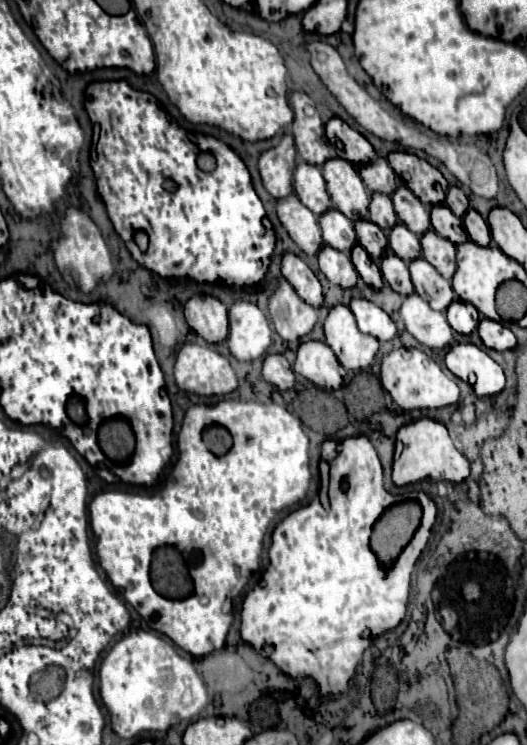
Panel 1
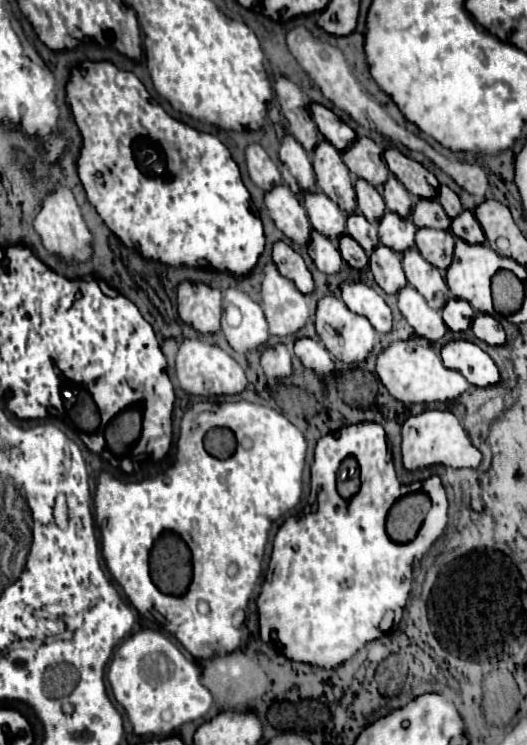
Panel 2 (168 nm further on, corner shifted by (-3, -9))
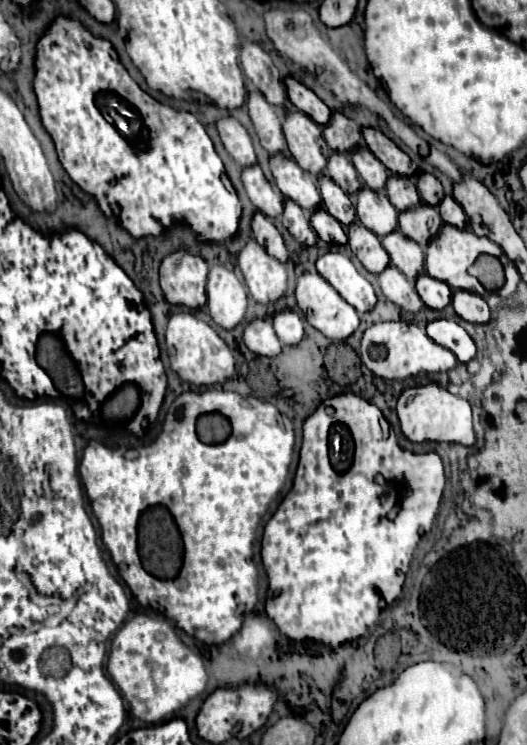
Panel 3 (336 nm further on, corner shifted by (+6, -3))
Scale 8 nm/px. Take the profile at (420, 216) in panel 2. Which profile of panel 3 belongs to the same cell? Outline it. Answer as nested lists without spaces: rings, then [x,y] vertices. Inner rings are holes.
[[[389,173],[387,183],[385,183],[385,193],[387,193],[389,201],[399,211],[413,209],[421,203],[421,197],[419,197],[417,187],[411,181],[411,177],[403,177],[403,175],[397,175],[397,173]]]

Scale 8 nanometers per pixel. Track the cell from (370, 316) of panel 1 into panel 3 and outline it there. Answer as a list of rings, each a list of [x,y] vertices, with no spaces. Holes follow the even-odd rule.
[[[329,251],[317,259],[317,271],[325,277],[331,287],[359,313],[371,311],[377,303],[371,283],[355,269],[353,261],[337,251]]]

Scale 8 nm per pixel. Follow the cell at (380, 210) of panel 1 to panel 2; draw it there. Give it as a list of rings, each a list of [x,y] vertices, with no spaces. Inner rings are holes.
[[[362,179],[356,181],[356,203],[360,213],[370,223],[378,223],[382,219],[382,213],[386,213],[386,203],[382,201],[382,195],[378,193],[378,189]]]

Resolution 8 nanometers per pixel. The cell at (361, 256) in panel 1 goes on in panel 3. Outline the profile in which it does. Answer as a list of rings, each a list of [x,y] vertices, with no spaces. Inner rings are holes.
[[[323,207],[311,213],[311,227],[315,229],[317,237],[329,245],[345,245],[347,243],[347,233],[343,225],[333,219]]]

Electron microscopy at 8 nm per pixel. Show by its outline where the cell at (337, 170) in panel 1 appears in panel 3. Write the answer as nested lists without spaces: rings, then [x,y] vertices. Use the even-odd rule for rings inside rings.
[[[289,109],[283,121],[283,135],[287,141],[287,149],[295,163],[319,177],[319,173],[327,167],[329,147],[323,139],[321,125],[317,125],[309,115]]]

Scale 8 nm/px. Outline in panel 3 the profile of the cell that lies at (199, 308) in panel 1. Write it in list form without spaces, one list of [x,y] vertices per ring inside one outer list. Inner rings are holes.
[[[181,247],[165,255],[159,275],[161,289],[169,303],[185,307],[203,307],[207,303],[207,261],[201,255],[193,255]]]

